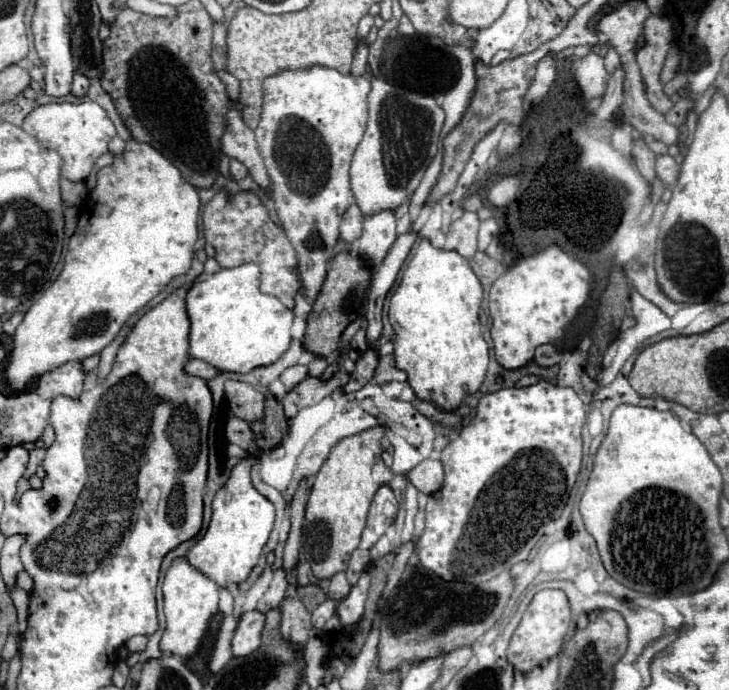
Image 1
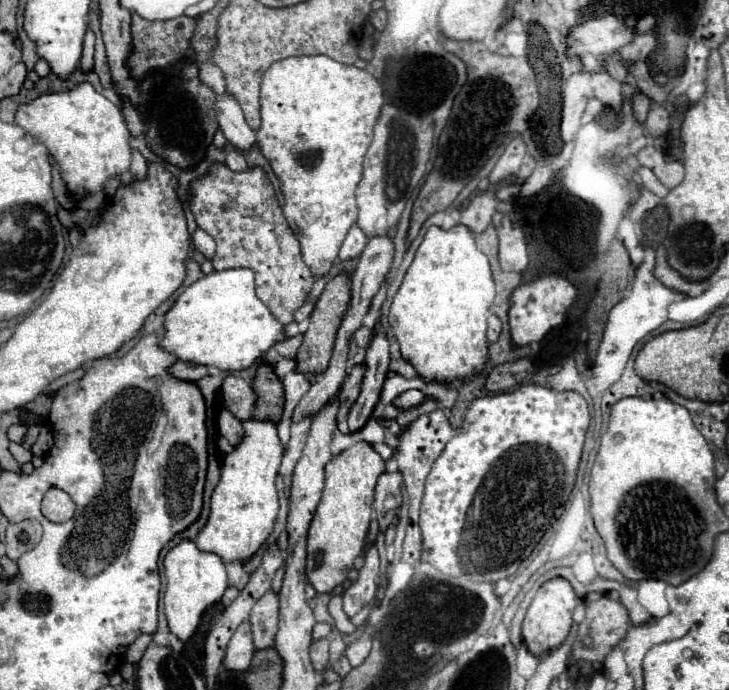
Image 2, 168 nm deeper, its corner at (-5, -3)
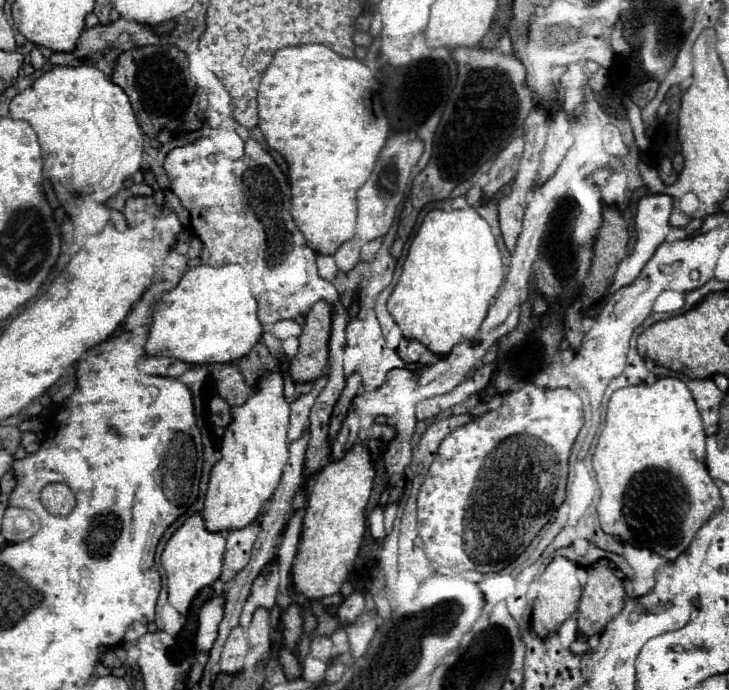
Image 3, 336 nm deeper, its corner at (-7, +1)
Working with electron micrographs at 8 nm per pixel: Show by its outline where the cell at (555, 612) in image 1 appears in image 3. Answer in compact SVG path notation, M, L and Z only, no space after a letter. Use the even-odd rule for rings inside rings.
M556 556L538 580L538 598L534 600L534 608L532 608L532 630L540 638L546 638L548 634L556 632L578 610L580 596L582 596L582 588L576 578L576 564L562 556Z

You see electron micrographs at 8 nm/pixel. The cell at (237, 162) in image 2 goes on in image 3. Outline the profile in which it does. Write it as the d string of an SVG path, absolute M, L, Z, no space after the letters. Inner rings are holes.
M236 132L218 134L216 142L218 142L218 148L222 150L222 154L226 154L232 160L238 160L244 154L244 142Z

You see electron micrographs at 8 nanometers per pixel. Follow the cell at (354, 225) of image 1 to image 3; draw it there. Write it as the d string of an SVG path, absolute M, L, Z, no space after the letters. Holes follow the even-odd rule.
M352 238L348 240L346 244L342 244L336 254L334 254L334 260L336 260L336 266L342 270L342 272L348 272L352 270L358 260L360 260L360 240Z

